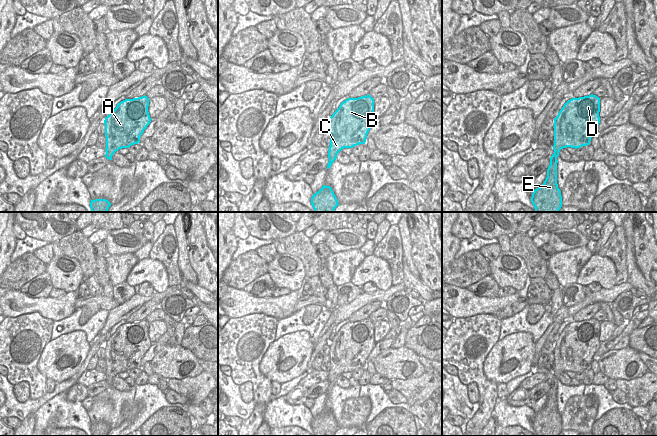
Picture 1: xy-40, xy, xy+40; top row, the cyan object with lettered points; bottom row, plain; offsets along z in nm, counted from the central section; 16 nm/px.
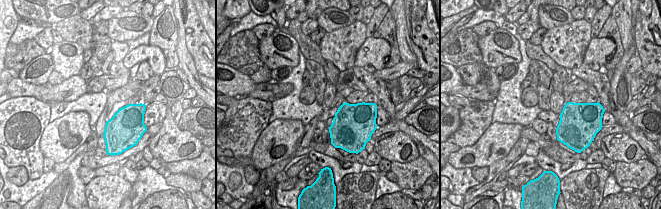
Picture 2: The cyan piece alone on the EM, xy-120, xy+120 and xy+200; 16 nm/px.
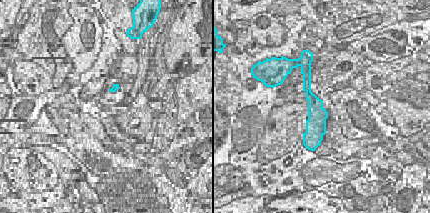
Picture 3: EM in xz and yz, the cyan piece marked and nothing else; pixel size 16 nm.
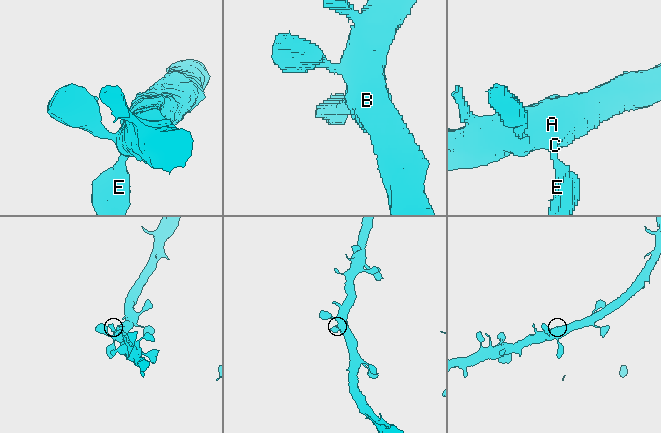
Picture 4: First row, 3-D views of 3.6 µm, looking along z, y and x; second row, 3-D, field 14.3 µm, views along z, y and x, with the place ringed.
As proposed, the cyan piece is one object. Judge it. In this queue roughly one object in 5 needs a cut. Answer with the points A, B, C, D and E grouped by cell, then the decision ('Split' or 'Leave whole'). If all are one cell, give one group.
Groups: A B C D E. Leave whole.

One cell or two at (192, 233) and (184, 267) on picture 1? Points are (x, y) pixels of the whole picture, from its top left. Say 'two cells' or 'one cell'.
two cells

